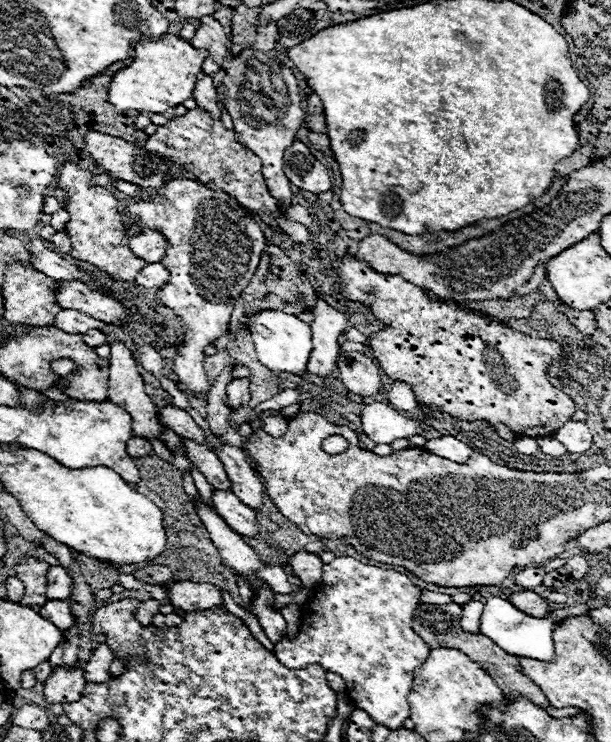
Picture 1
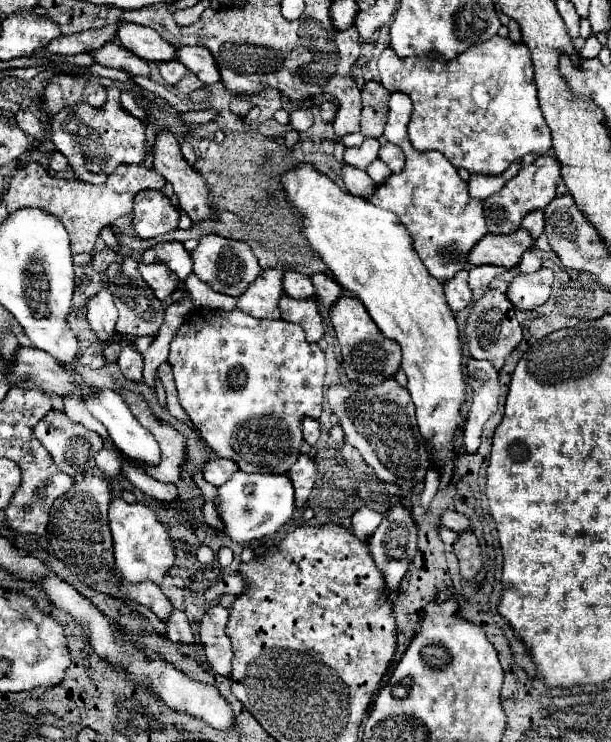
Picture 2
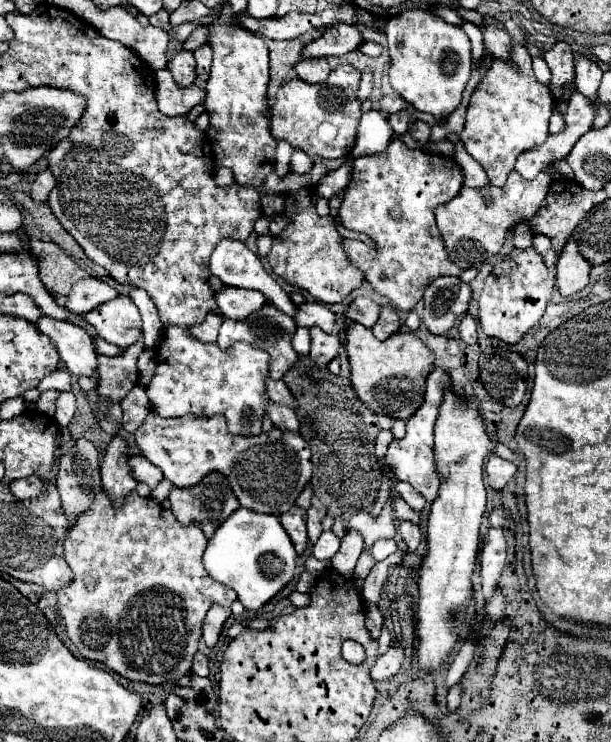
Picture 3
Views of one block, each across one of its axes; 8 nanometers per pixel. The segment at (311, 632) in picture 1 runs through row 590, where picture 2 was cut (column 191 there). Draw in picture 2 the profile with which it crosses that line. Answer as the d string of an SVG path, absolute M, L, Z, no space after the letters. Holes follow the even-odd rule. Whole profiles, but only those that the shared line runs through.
M194 310L184 324L178 328L172 344L170 344L170 356L168 362L174 372L174 382L178 390L178 402L180 406L188 412L190 420L194 426L200 430L202 440L212 448L220 458L230 458L236 462L236 466L242 472L264 472L264 474L286 474L290 466L298 460L300 454L300 444L302 444L302 420L306 416L310 418L320 418L322 414L322 402L324 402L324 374L326 374L326 360L324 352L318 348L318 344L308 344L304 340L302 328L298 324L290 324L286 320L260 320L250 314L244 314L242 310L232 310L232 312L222 312L222 310Z

